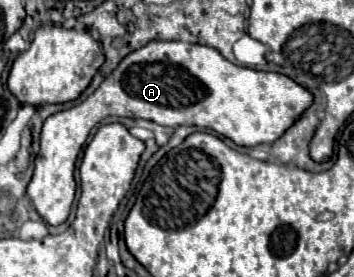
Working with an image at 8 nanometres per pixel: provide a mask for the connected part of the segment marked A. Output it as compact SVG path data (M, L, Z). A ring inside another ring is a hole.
M150 41L126 55L82 103L50 115L40 133L40 151L26 195L48 225L62 225L76 193L74 163L88 131L104 117L138 117L158 125L208 127L240 147L274 143L312 105L312 93L280 73L256 71L226 61L216 49L186 41Z

